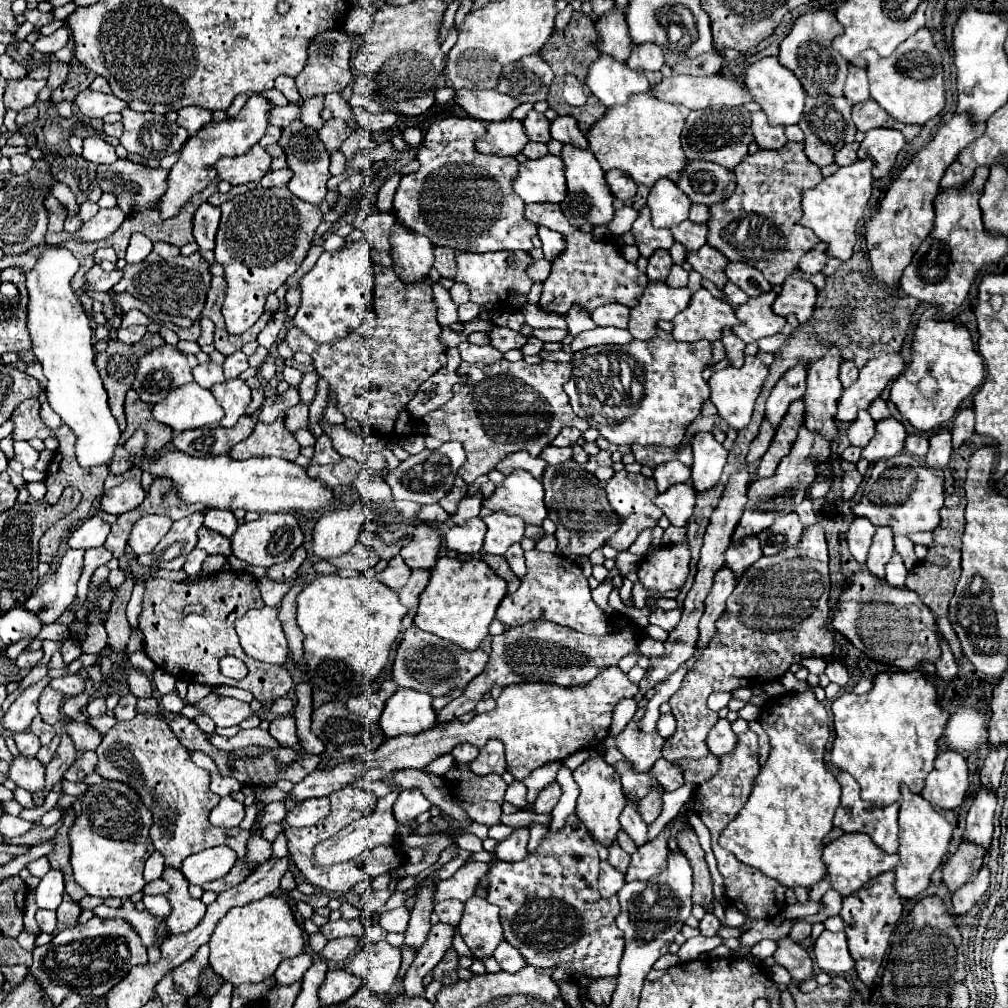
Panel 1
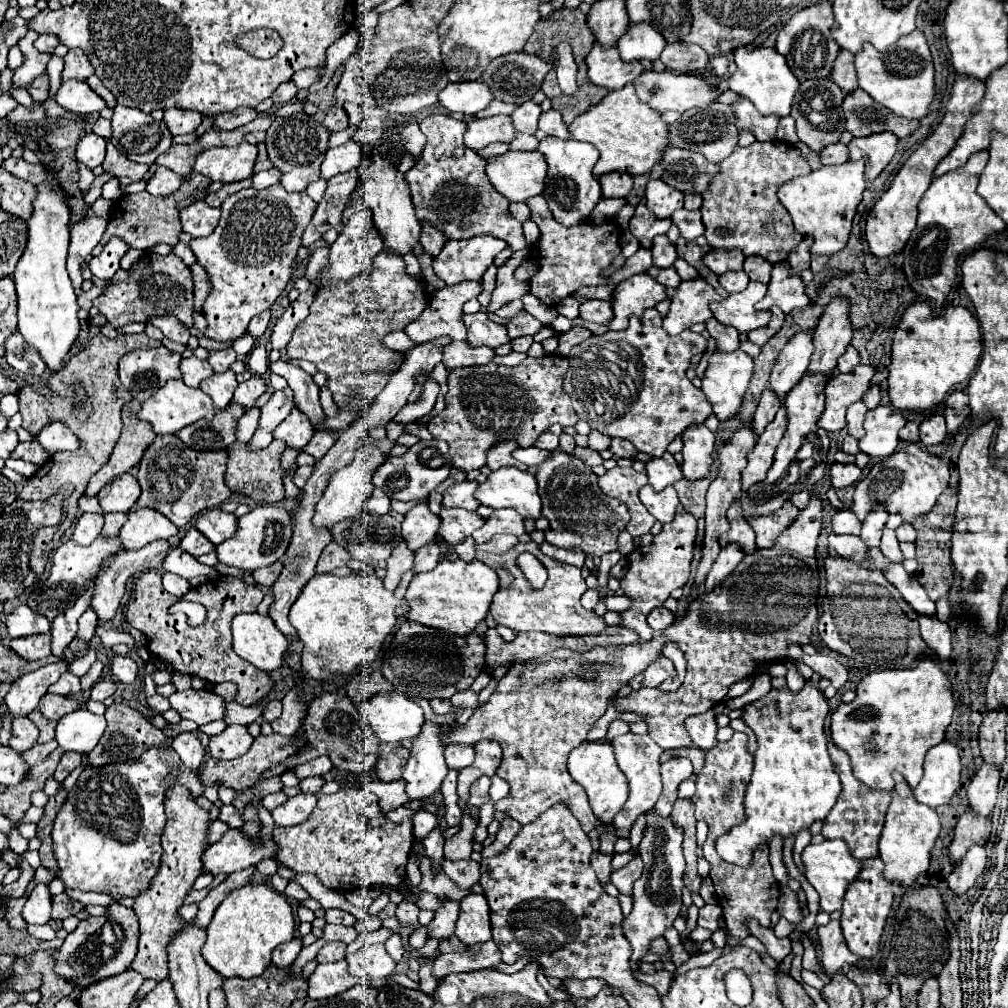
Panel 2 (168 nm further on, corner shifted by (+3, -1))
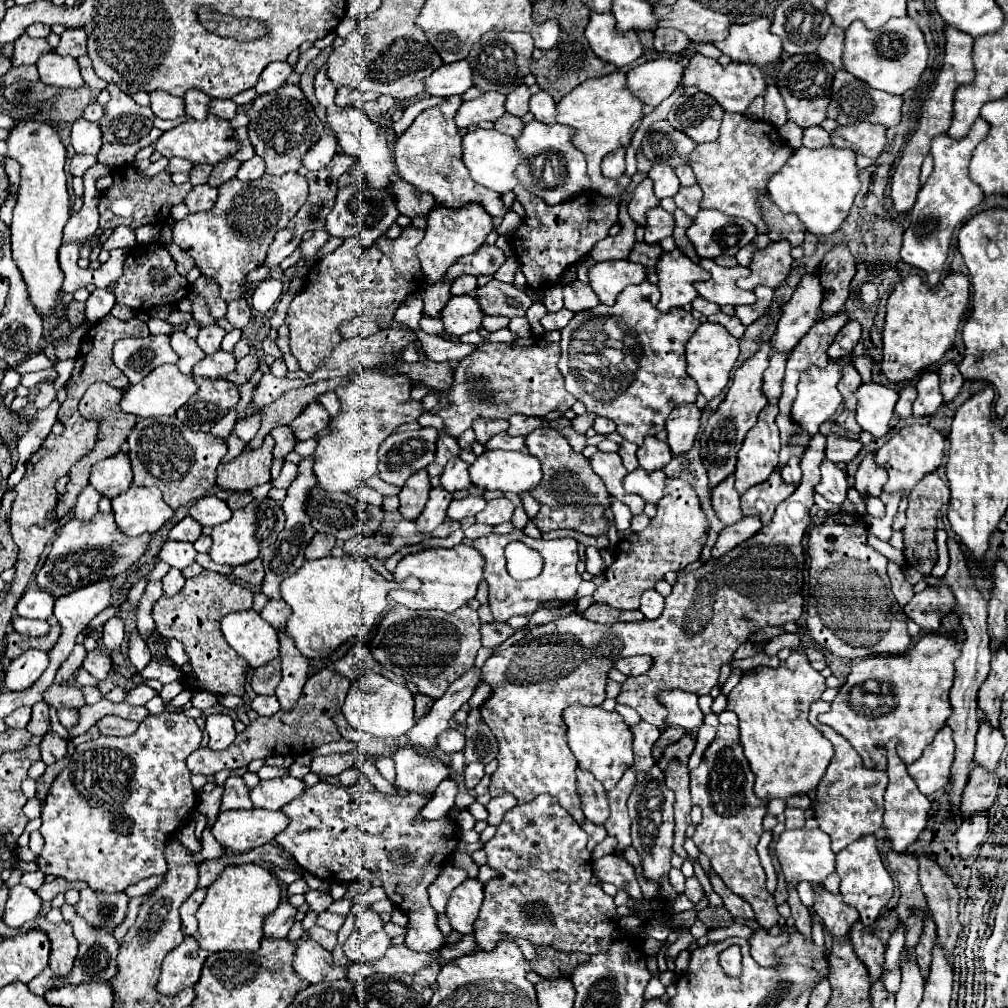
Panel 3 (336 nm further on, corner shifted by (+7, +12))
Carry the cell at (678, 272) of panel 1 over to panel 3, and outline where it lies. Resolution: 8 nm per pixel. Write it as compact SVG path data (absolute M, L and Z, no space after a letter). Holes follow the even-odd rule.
M635 243L631 253L629 253L629 261L639 263L643 267L653 267L659 257L661 257L663 249L659 245L649 245L649 243Z

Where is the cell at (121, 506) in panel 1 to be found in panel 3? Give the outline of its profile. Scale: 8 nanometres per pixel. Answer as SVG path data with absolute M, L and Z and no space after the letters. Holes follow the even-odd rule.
M125 451L115 453L113 457L107 457L93 465L91 469L91 479L89 483L105 497L113 499L119 493L127 491L129 485L133 483L133 473L131 473L131 463L129 455Z

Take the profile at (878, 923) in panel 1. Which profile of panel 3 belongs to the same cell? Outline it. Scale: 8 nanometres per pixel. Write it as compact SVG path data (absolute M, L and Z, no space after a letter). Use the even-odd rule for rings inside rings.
M865 835L857 841L853 841L851 845L847 845L843 851L837 853L835 859L835 869L841 877L841 895L845 899L847 905L855 907L859 911L861 923L863 925L873 925L875 919L879 917L881 909L889 903L889 899L893 897L893 879L889 875L889 871L885 869L881 855L877 851L877 839L875 835Z

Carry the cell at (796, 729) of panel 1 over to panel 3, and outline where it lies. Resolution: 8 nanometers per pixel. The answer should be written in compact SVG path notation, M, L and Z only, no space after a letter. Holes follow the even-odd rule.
M791 651L791 655L779 663L779 667L755 667L753 673L745 673L739 685L727 695L727 709L737 713L739 717L739 731L741 731L741 745L745 749L745 757L749 759L751 771L755 773L755 795L759 799L787 799L791 795L809 793L815 789L833 759L833 745L827 741L809 721L809 705L821 697L825 691L825 679L819 671L815 671L801 651Z

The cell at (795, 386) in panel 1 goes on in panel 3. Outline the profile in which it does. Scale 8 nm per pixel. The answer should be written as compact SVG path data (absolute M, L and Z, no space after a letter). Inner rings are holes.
M805 273L805 275L801 277L801 281L797 283L797 289L795 289L795 293L791 295L791 299L783 305L783 313L781 313L781 319L779 319L779 325L777 325L777 335L773 337L773 347L775 347L775 351L791 353L791 351L795 349L795 345L799 343L799 339L801 339L801 337L811 329L811 325L819 319L821 301L823 301L823 287L821 287L819 275L817 275L817 273Z

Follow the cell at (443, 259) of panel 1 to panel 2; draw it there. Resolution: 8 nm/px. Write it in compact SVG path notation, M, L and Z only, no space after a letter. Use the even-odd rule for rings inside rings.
M435 228L425 230L421 236L421 246L423 246L425 254L429 254L431 258L435 258L441 252L441 246L445 246L445 242L447 242L447 238Z

